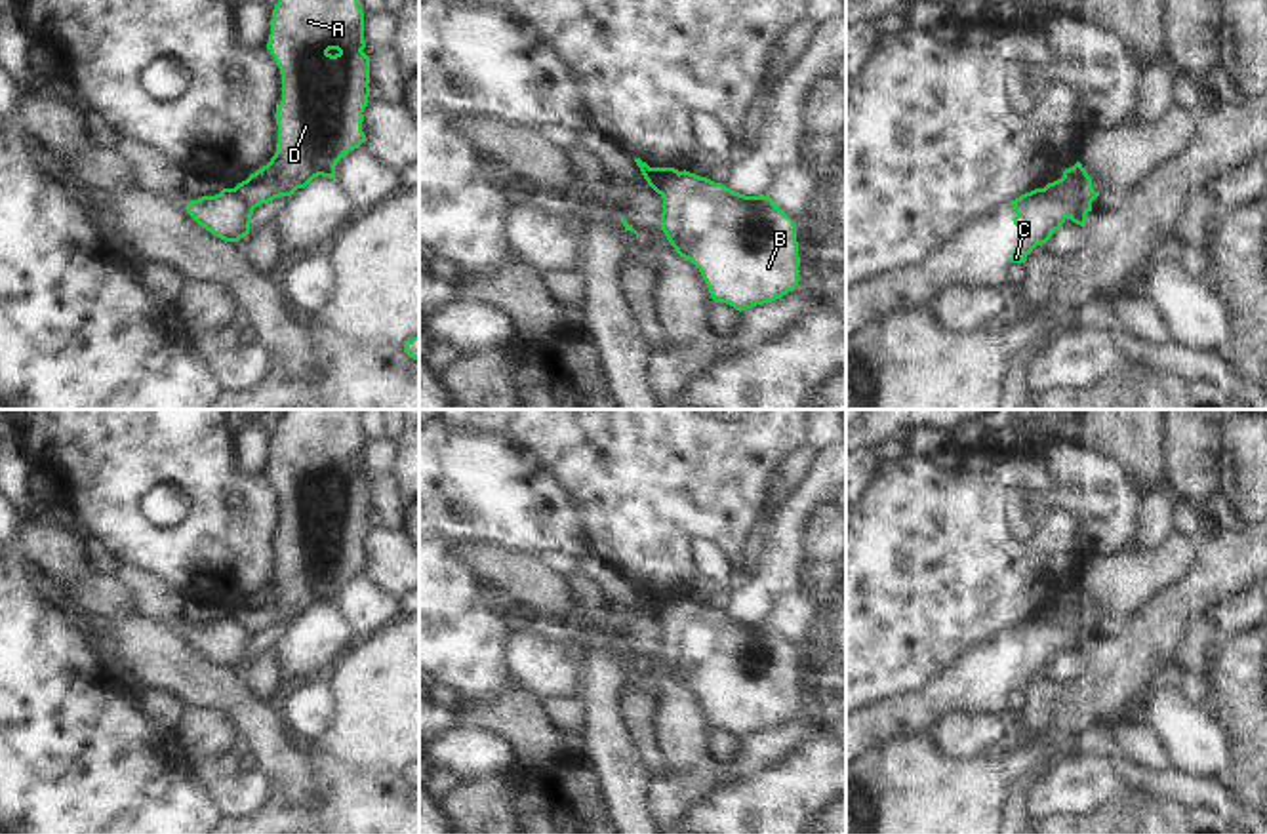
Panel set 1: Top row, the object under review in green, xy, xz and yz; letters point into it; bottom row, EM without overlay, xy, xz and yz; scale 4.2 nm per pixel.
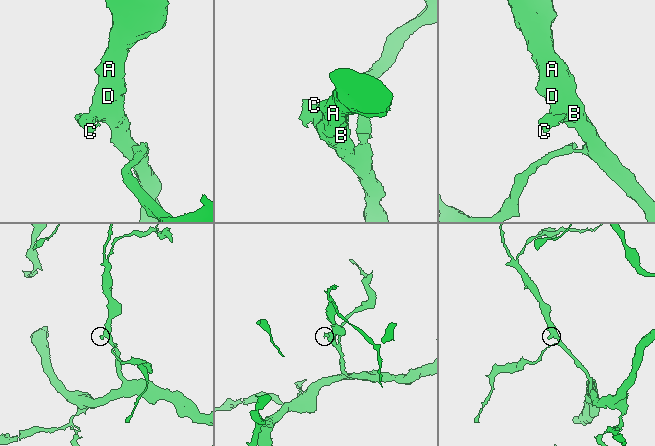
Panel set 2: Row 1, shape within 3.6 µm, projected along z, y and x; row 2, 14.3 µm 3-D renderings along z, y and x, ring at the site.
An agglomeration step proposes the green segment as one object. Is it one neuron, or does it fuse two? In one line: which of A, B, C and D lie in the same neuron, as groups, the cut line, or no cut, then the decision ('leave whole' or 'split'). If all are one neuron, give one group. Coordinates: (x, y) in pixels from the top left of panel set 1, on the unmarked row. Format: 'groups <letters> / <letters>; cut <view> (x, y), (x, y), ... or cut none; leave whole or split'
groups A B D / C; cut yz (1043, 615), (1090, 631); split

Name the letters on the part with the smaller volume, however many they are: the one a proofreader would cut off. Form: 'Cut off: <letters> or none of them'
Cut off: C

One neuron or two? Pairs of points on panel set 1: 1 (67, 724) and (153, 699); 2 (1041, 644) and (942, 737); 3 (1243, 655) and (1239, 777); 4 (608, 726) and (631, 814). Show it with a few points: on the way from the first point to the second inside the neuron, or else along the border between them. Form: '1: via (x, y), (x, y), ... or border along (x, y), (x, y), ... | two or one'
1: border along (140, 701), (162, 724), (178, 730) | two
2: border along (1005, 713), (944, 714), (925, 732) | two
3: via (1243, 686), (1243, 747) | one
4: via (610, 747), (623, 772), (627, 793) | one

